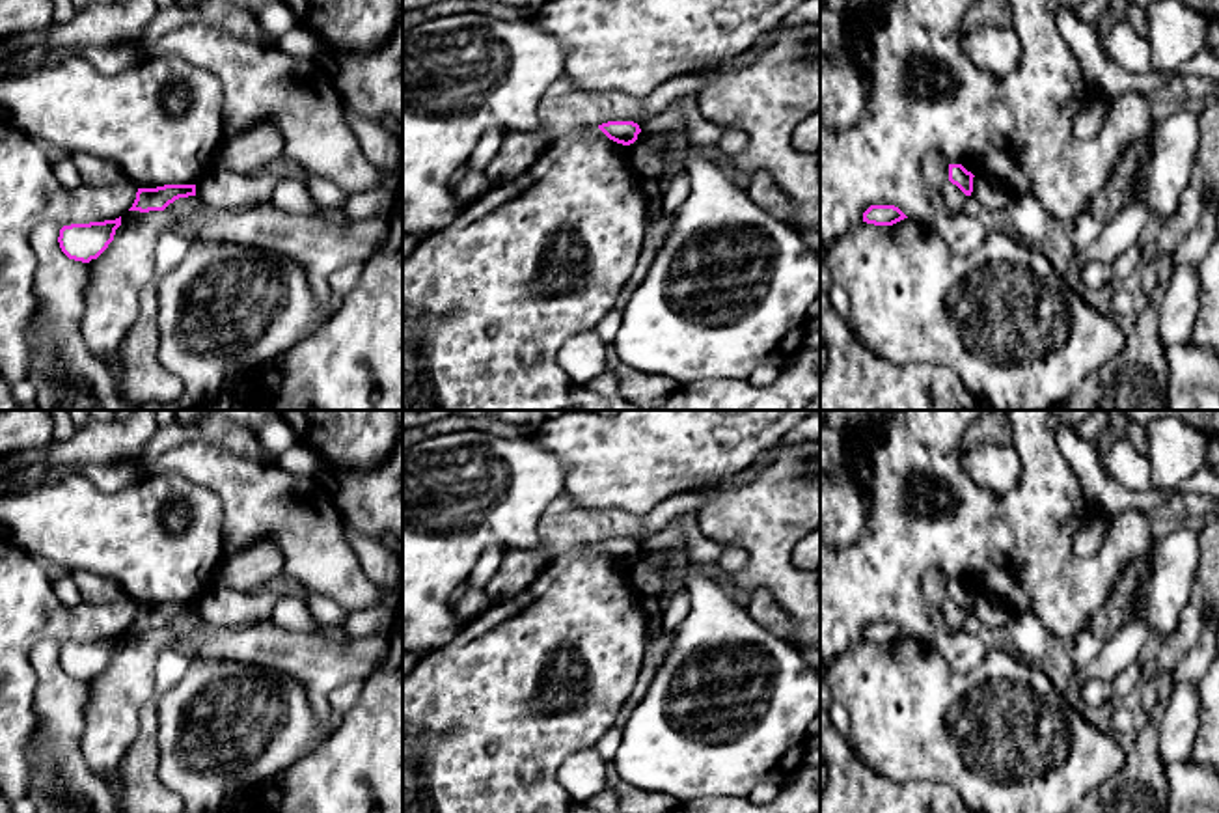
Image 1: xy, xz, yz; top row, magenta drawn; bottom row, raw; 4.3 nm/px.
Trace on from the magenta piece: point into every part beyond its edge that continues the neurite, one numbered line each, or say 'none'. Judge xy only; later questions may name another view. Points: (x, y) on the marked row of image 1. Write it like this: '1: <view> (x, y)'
none

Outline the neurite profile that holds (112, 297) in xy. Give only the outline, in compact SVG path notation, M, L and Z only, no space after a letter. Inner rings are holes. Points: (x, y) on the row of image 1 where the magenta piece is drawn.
M127 211L108 248L89 261L82 334L97 354L116 354L140 313L140 291L155 282L155 250L170 226L164 211Z

